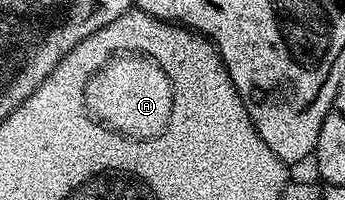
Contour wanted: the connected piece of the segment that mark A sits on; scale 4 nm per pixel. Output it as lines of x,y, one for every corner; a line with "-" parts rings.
123,54
112,57
86,86
88,112
100,123
128,139
159,137
172,116
172,84
168,75
150,57

